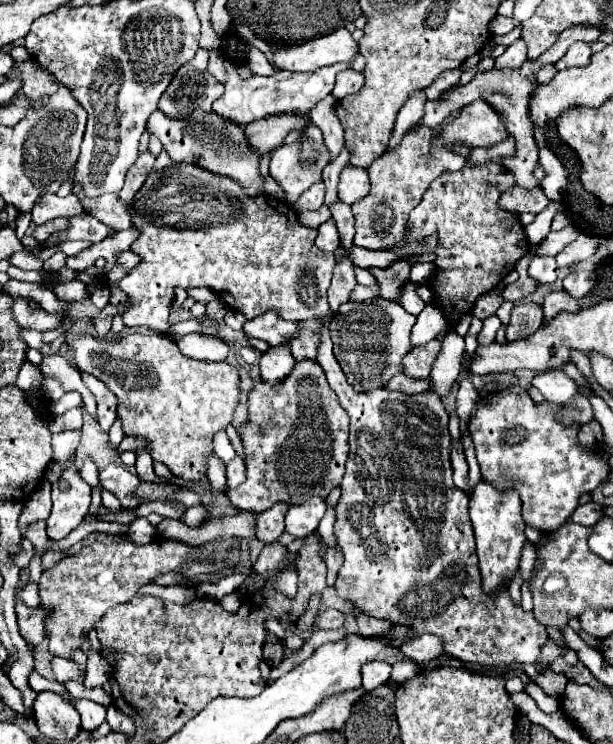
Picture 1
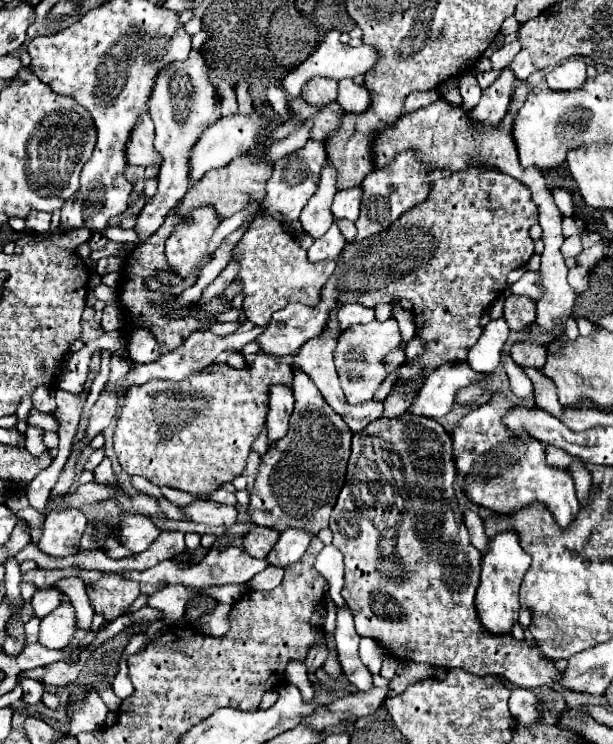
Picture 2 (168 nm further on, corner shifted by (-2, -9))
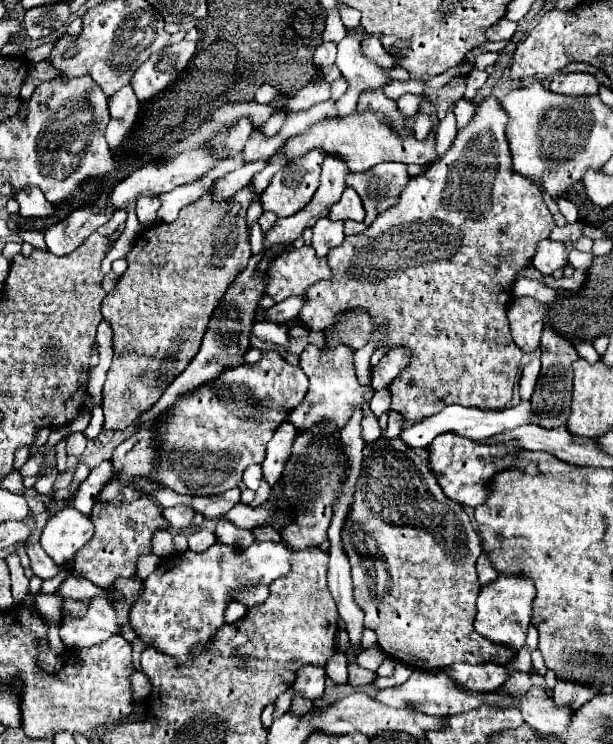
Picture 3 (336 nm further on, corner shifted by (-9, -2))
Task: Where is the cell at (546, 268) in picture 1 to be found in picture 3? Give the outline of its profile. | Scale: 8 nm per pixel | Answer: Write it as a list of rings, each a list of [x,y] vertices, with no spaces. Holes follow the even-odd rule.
[[[519,277],[517,283],[513,285],[513,295],[515,297],[527,295],[527,297],[537,299],[543,305],[549,305],[549,303],[555,301],[557,291],[547,287],[547,285],[543,285],[543,283],[539,283],[539,281],[533,281],[533,279],[527,279],[527,277]]]

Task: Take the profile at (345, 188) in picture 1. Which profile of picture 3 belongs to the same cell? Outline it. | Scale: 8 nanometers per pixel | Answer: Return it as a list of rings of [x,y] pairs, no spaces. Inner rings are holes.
[[[347,189],[343,193],[343,197],[337,201],[335,207],[331,207],[331,213],[329,213],[329,219],[333,221],[347,221],[347,219],[353,219],[353,221],[363,221],[365,219],[365,209],[361,205],[361,199],[359,195],[355,193],[355,189]]]

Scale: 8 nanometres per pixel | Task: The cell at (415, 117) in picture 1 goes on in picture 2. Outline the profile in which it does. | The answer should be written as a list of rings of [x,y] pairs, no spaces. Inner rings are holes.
[[[428,90],[428,92],[412,92],[406,102],[404,102],[404,112],[414,112],[418,108],[424,108],[432,102],[436,102],[440,98],[440,94],[436,90]]]

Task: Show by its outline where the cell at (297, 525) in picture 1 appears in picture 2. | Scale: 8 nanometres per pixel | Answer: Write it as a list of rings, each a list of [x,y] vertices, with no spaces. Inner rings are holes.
[[[296,528],[282,532],[276,546],[270,550],[270,554],[264,558],[268,566],[278,566],[278,568],[288,568],[296,560],[302,558],[306,552],[310,540],[314,536],[308,536],[308,532],[296,532]]]

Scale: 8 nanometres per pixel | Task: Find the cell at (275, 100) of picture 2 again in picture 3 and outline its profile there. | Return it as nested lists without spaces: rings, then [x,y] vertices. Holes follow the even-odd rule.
[[[261,85],[255,93],[255,101],[257,103],[271,103],[277,97],[277,89],[271,85]]]

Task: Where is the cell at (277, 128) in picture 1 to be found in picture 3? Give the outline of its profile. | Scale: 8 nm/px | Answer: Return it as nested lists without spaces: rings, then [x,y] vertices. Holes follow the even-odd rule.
[[[245,185],[227,201],[215,201],[207,189],[195,203],[183,207],[173,223],[157,221],[137,237],[127,255],[129,269],[101,307],[103,319],[113,327],[115,351],[103,385],[103,429],[129,427],[199,351],[211,313],[251,257],[245,215],[257,197],[253,185]],[[137,375],[143,375],[143,381],[133,385]]]

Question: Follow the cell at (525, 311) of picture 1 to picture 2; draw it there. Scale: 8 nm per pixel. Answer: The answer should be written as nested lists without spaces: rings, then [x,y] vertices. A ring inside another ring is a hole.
[[[524,342],[524,344],[514,344],[512,348],[512,360],[522,366],[522,368],[536,368],[540,370],[546,362],[546,350],[544,346]]]

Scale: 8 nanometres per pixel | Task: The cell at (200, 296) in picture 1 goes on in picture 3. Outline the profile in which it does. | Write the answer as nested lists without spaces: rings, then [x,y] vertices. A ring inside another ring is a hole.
[[[311,149],[307,157],[295,159],[279,169],[269,187],[261,195],[263,211],[273,211],[277,217],[289,217],[301,211],[319,187],[323,149]]]

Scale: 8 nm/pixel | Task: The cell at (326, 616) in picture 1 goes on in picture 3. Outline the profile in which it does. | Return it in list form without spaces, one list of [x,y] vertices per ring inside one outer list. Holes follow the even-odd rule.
[[[305,665],[295,679],[295,693],[303,693],[307,699],[319,699],[325,691],[325,671],[317,665]]]

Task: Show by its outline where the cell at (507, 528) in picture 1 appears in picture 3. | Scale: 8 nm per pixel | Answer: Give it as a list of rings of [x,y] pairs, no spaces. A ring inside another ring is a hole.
[[[501,573],[495,581],[481,587],[477,599],[477,617],[475,617],[475,631],[483,637],[503,643],[511,649],[521,649],[525,645],[527,627],[531,623],[531,601],[535,597],[533,581],[527,575],[505,575]]]

